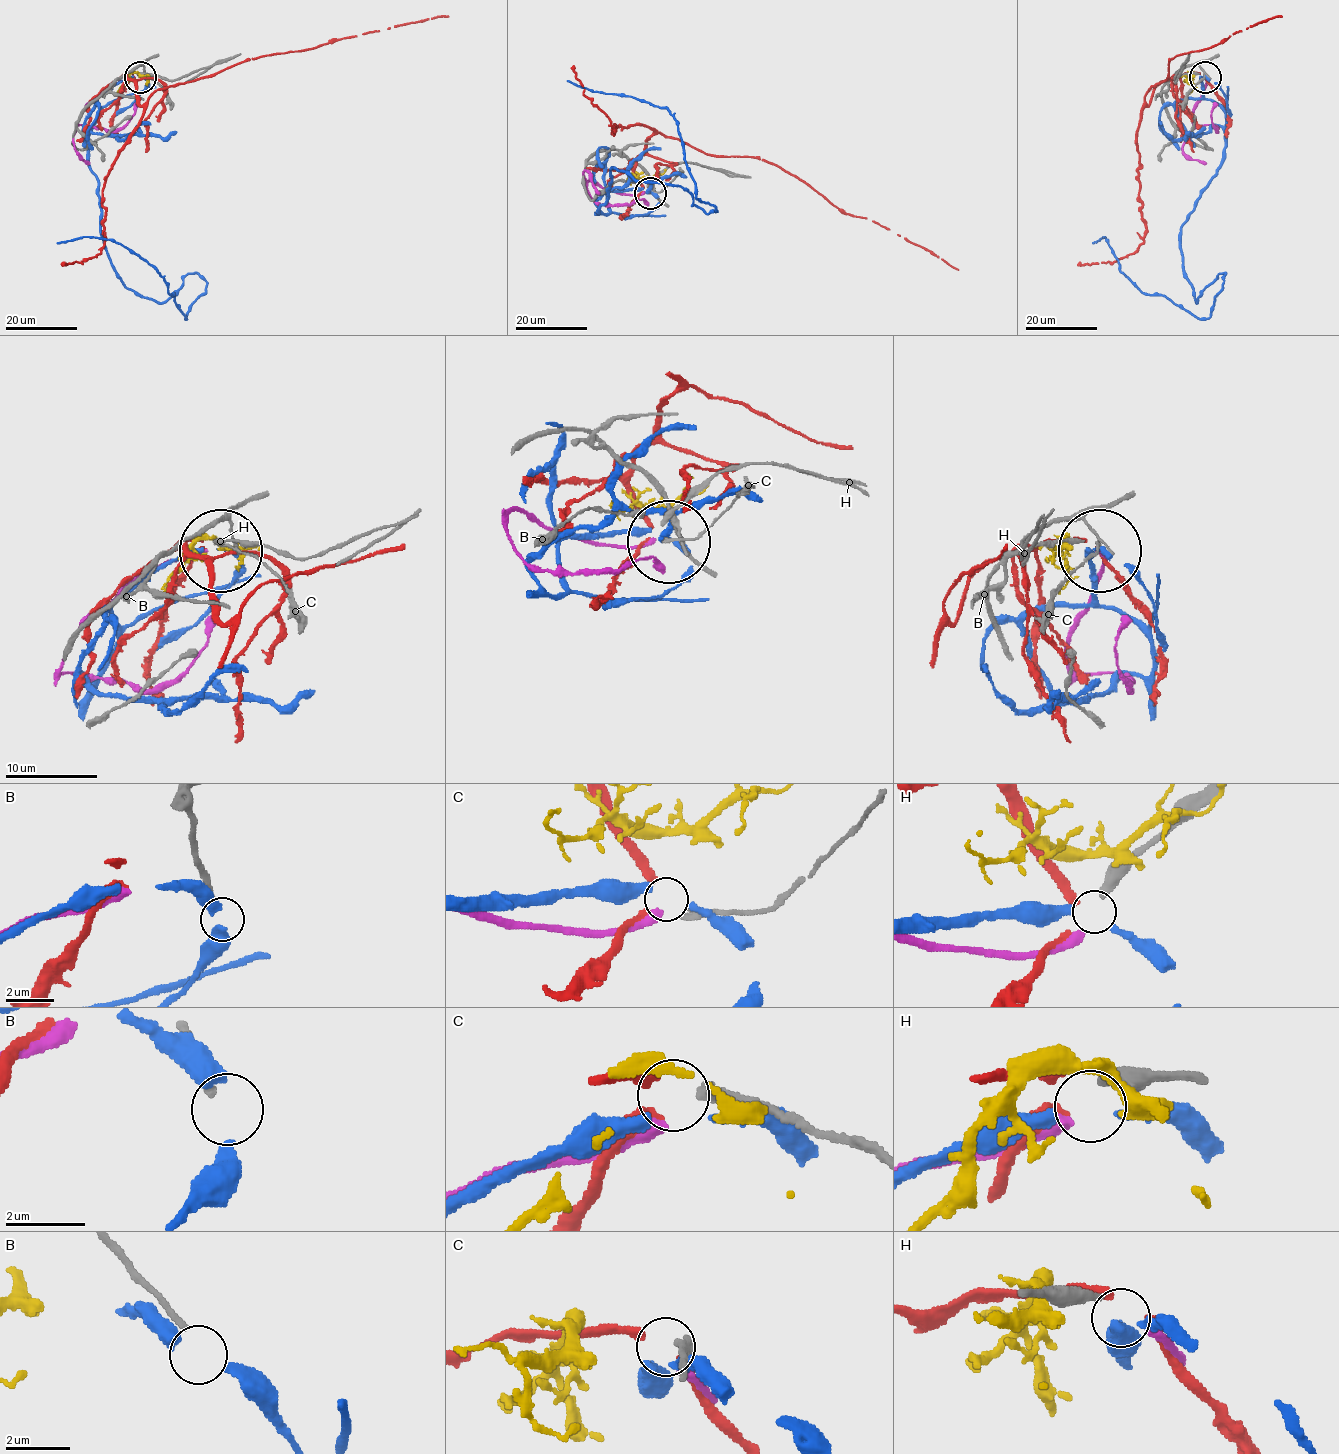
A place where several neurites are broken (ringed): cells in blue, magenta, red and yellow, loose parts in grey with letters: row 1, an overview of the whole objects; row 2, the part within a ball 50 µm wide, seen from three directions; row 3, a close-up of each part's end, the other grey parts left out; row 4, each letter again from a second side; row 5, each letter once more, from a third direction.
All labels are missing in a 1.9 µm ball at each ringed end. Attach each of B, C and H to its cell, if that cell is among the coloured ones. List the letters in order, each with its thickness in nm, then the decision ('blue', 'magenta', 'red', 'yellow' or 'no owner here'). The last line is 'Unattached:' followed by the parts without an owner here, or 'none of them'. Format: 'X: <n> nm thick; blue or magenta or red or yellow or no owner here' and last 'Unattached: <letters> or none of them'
B: 200 nm thick; no owner here
C: 320 nm thick; red
H: 400 nm thick; magenta
Unattached: B

